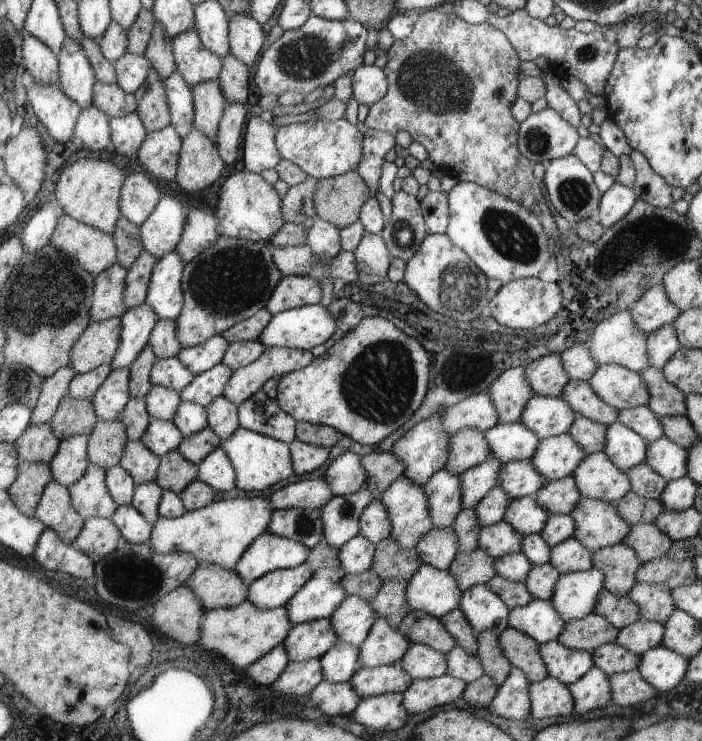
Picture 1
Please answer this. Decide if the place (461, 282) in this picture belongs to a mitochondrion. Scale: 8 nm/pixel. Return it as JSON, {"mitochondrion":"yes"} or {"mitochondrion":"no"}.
{"mitochondrion":"yes"}

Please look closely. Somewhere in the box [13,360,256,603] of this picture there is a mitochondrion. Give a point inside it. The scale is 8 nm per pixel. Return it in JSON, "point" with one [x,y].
{"point":[136,568]}

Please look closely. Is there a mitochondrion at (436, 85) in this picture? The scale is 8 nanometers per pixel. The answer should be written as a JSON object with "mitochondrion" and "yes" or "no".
{"mitochondrion":"yes"}

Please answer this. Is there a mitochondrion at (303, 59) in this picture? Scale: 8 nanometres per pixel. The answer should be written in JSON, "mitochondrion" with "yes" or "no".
{"mitochondrion":"yes"}

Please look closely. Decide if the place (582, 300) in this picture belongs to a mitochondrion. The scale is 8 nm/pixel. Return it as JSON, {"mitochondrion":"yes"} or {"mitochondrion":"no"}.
{"mitochondrion":"no"}

